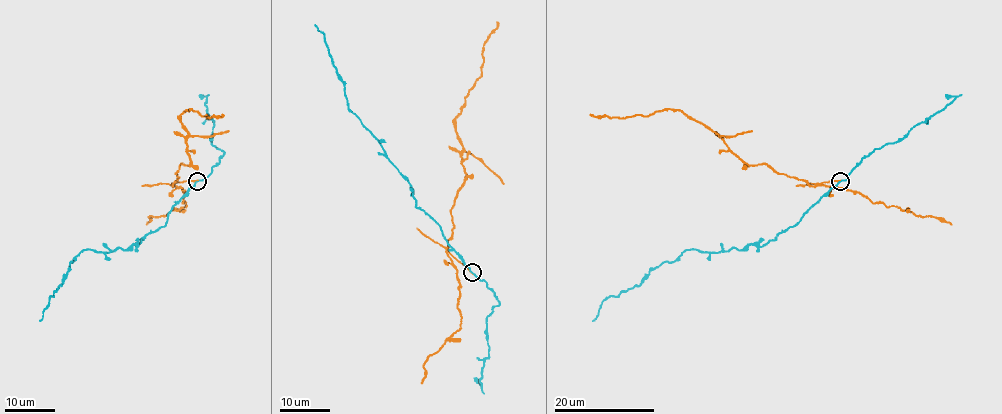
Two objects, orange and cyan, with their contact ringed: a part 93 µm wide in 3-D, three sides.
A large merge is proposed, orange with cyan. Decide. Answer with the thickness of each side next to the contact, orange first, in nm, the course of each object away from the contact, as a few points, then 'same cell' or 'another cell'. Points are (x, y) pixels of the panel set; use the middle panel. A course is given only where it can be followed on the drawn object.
190/150 nm | orange via (472, 273), (448, 251), (451, 210), (466, 175), (456, 118), (481, 76), (482, 47), (497, 27), (496, 22) | cyan via (472, 273), (439, 226), (416, 205), (408, 180), (348, 106), (344, 83), (335, 71), (324, 34), (314, 24) | another cell

